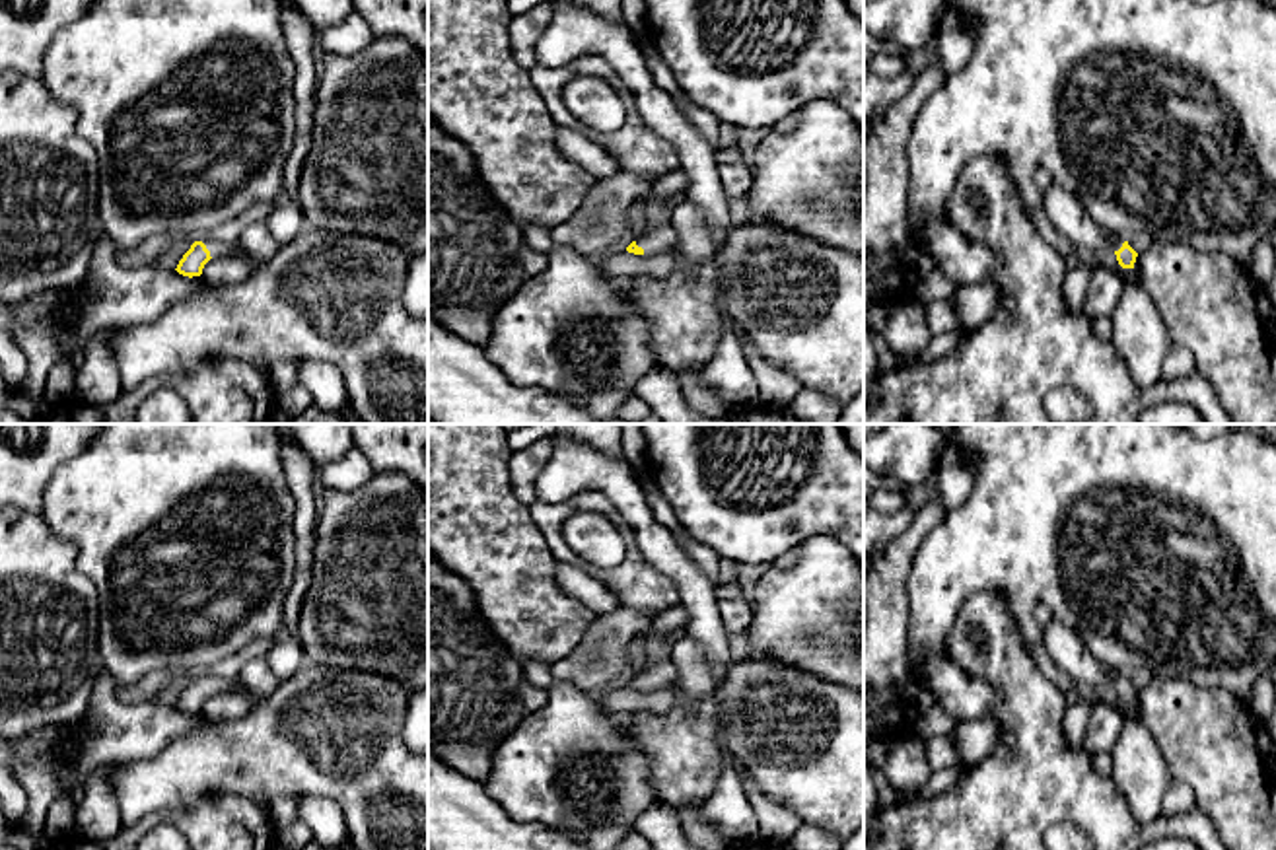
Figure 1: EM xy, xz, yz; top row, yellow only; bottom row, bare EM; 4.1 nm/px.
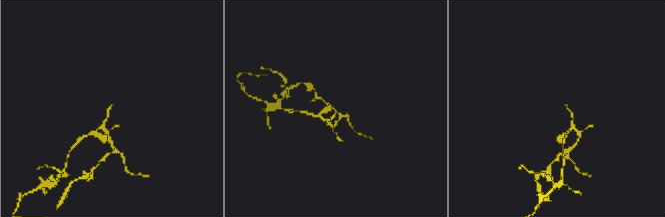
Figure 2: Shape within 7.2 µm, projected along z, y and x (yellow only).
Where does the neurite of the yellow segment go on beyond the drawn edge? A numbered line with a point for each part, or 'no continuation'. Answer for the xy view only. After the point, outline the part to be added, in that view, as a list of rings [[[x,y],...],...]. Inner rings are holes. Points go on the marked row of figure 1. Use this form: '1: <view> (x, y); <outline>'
1: xy (216, 249); [[[202,237],[200,241],[206,245],[206,249],[210,251],[212,259],[235,255],[237,251],[241,251],[239,245],[216,241],[216,239],[204,239]]]

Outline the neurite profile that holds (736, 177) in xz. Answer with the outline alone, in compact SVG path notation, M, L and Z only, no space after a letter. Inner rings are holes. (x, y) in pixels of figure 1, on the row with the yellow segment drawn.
M745 161L720 163L720 179L727 198L743 196L753 185L753 167Z

